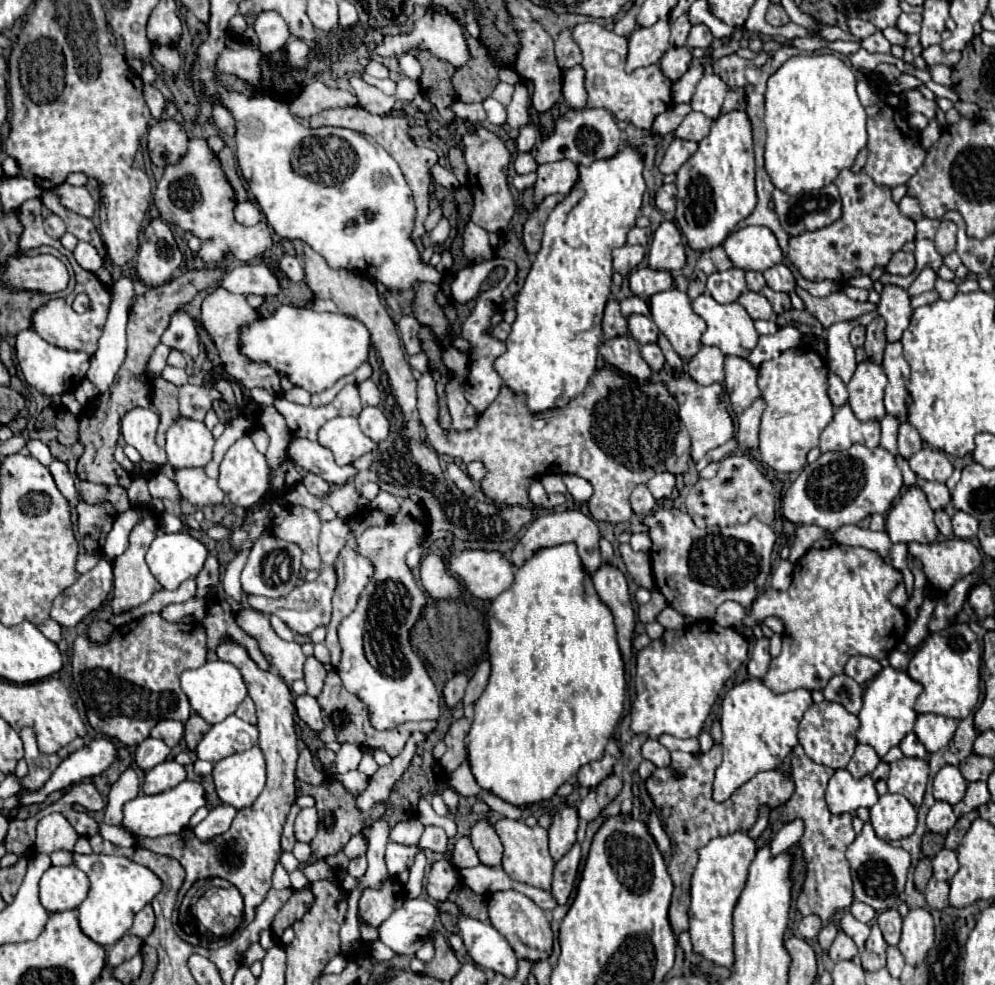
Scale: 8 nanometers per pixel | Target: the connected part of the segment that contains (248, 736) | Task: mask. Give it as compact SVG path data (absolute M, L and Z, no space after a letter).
M229 715L225 721L215 723L209 733L203 735L195 753L199 759L217 763L223 757L245 751L253 745L257 745L257 727L241 721L235 715Z

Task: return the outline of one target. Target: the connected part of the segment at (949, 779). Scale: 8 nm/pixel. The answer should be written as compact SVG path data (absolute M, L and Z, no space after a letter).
M945 765L933 779L933 797L937 801L947 801L951 805L959 803L965 795L967 781L961 777L959 767L955 765Z

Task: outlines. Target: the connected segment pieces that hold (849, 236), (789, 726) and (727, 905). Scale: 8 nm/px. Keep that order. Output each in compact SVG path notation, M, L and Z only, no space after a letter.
M843 169L837 175L835 185L837 185L839 195L841 195L841 201L843 201L843 217L839 221L835 221L833 225L829 225L829 227L823 227L823 229L817 229L817 231L809 231L809 233L803 233L799 237L791 237L789 239L787 259L789 259L789 263L807 281L833 279L833 281L845 283L851 277L869 275L875 267L885 267L895 251L899 251L907 241L913 241L915 239L915 221L911 221L905 215L901 215L899 207L891 199L891 189L881 187L881 185L875 185L865 171L851 173L849 169Z
M757 677L731 687L721 703L723 763L715 771L713 799L725 801L737 787L747 783L759 771L777 769L799 743L797 725L811 703L813 699L807 689L773 693L763 679Z
M743 831L715 837L699 849L699 861L691 879L691 907L689 907L689 935L693 953L713 961L717 967L733 967L733 909L737 897L745 887L749 865L757 855L757 843Z

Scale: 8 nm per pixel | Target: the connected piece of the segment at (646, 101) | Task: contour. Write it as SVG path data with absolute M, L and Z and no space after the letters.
M581 23L573 27L573 39L583 53L581 67L585 69L585 87L589 93L589 107L603 107L611 111L619 121L633 123L639 129L651 129L653 119L671 105L671 81L661 73L659 65L637 69L631 75L625 73L627 39L607 31L597 23Z

